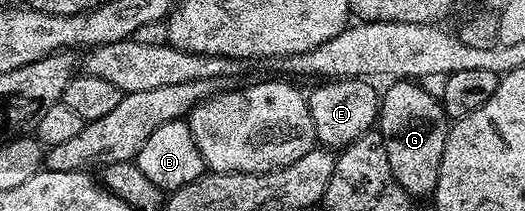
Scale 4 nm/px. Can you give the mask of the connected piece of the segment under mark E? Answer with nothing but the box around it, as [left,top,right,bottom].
[308,78,380,149]

